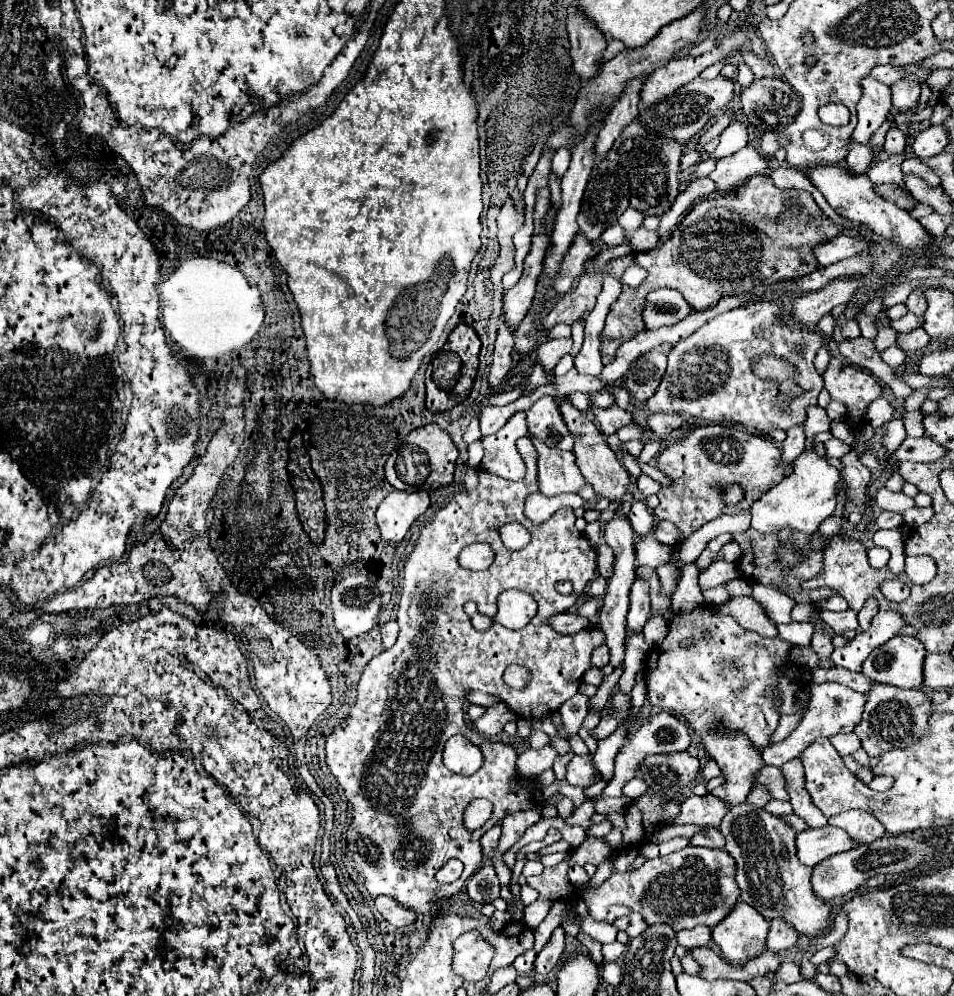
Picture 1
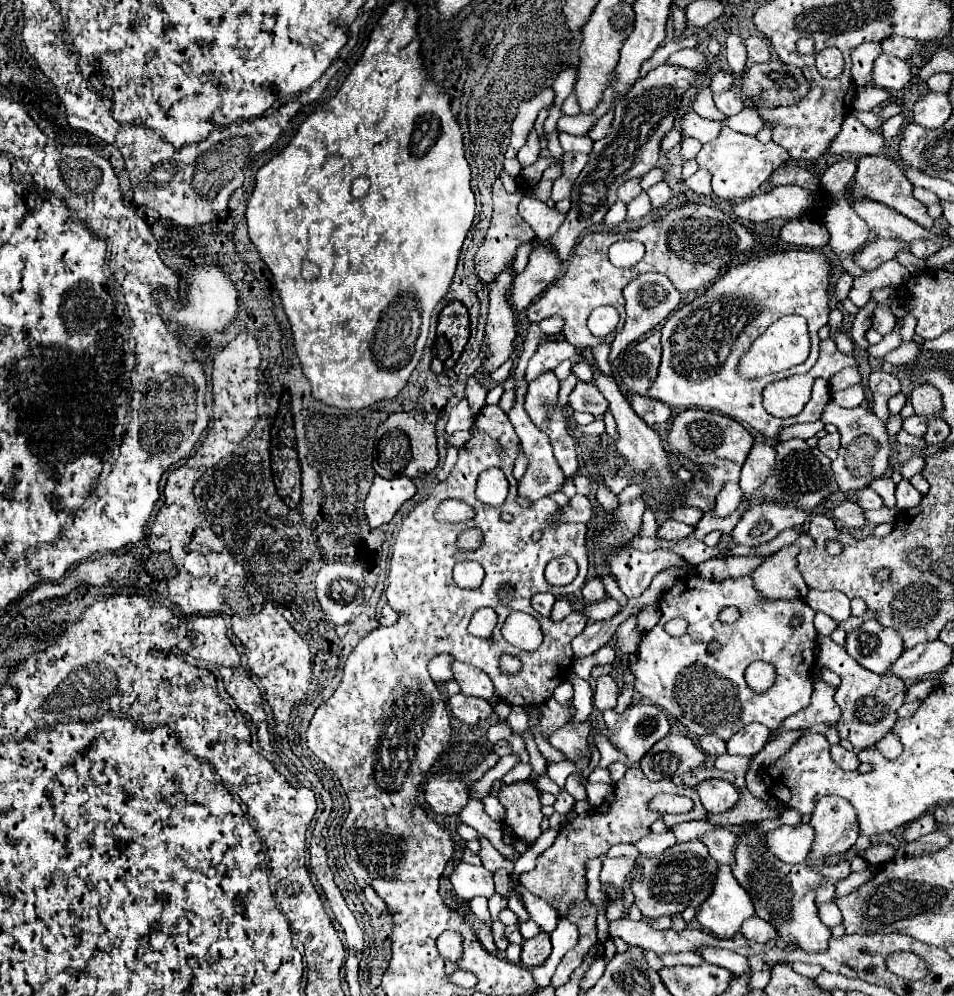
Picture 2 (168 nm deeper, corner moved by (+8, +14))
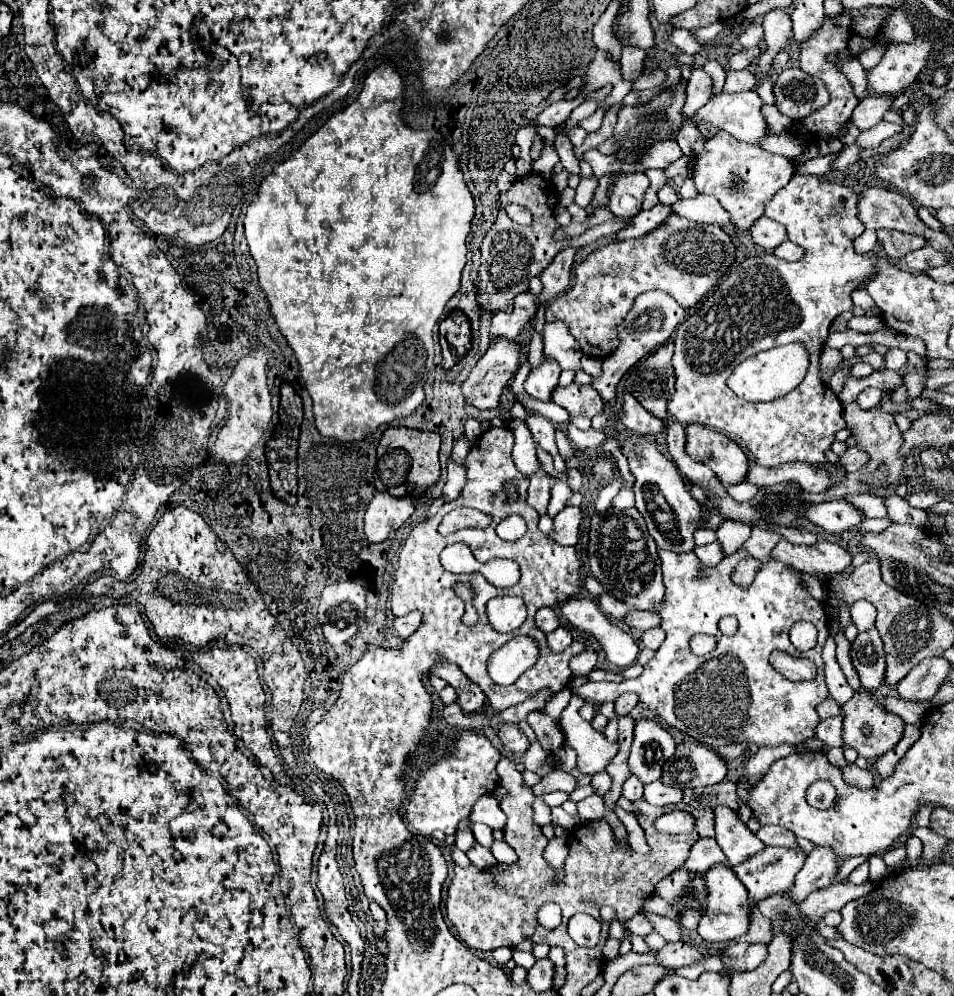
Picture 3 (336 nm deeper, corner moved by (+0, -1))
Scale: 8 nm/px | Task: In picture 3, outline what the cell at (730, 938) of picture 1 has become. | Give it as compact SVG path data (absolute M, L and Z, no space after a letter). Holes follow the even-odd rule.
M717 863L709 867L703 879L707 887L707 899L705 899L707 911L703 913L697 927L699 935L705 941L717 941L717 943L727 943L733 941L735 937L741 937L747 931L747 907L749 907L747 889L743 887L743 883L737 879L737 875L731 871L727 863Z

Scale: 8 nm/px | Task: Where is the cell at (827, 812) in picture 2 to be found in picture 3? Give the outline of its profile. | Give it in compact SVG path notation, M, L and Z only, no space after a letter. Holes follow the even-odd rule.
M815 847L807 859L801 871L795 875L793 887L787 891L787 897L793 903L801 903L807 899L807 895L815 889L823 889L835 881L835 873L841 859L835 859L827 847Z

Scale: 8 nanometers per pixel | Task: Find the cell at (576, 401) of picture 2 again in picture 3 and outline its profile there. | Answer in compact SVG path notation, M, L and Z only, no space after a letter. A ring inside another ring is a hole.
M575 381L567 387L557 385L551 395L551 401L565 407L571 415L593 417L603 409L603 401L599 393L591 385L579 385Z

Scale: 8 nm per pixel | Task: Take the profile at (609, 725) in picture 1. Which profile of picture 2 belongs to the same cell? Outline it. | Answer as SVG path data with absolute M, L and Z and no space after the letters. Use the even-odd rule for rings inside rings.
M609 674L595 678L593 706L595 706L599 712L605 712L605 710L615 708L617 696L619 696L619 686L615 684L615 680L613 680Z

